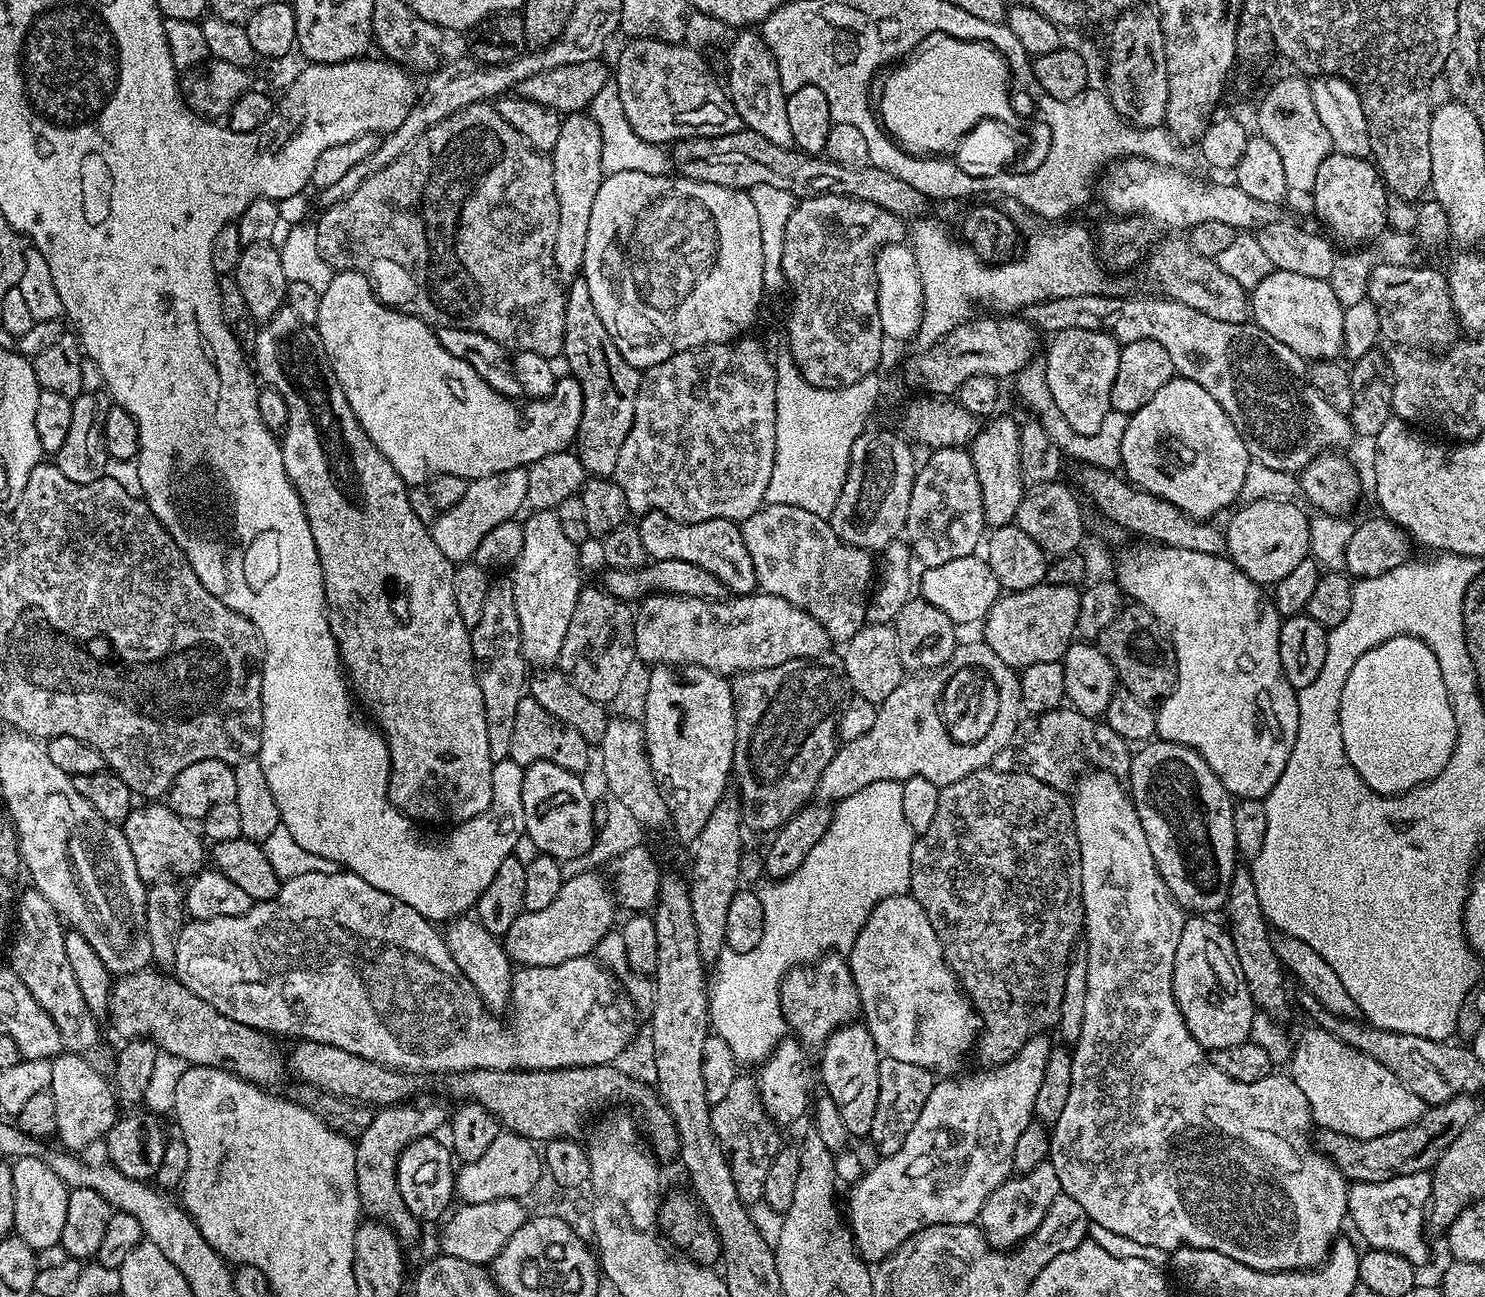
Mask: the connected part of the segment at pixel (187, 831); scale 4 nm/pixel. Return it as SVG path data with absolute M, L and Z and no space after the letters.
M167 803L145 804L148 804L145 808L137 807L132 811L122 825L124 837L130 846L130 854L134 854L134 866L138 866L140 877L146 882L156 882L169 874L185 878L195 876L206 864L206 844L201 833L197 829L196 833L192 829L195 827L177 812L173 812Z

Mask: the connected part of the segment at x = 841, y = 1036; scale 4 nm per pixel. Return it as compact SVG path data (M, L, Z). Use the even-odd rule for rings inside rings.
M863 1022L843 1024L824 1043L819 1056L819 1083L820 1080L824 1083L823 1091L830 1098L834 1098L834 1103L838 1105L838 1110L842 1114L842 1122L846 1125L849 1137L868 1138L873 1125L874 1110L877 1109L878 1105L878 1072L882 1053L868 1032L867 1026Z

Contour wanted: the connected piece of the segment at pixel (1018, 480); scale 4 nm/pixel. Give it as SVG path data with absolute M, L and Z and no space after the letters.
M997 415L977 431L972 439L970 451L974 470L978 470L978 486L982 486L982 510L984 522L989 529L1001 528L1013 523L1018 514L1018 506L1026 494L1020 465L1020 424L1010 417Z

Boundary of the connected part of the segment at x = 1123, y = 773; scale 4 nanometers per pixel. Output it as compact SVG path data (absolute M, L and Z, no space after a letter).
M1061 706L1055 712L1041 712L1035 718L1021 719L1014 738L1010 738L1010 742L1002 750L998 750L990 766L995 772L1029 772L1031 776L1038 778L1038 782L1046 782L1046 786L1064 790L1068 783L1071 785L1077 779L1081 771L1079 768L1083 764L1092 764L1088 766L1109 772L1117 778L1127 777L1133 757L1133 753L1128 750L1130 744L1105 724L1103 719L1082 714L1071 706Z

